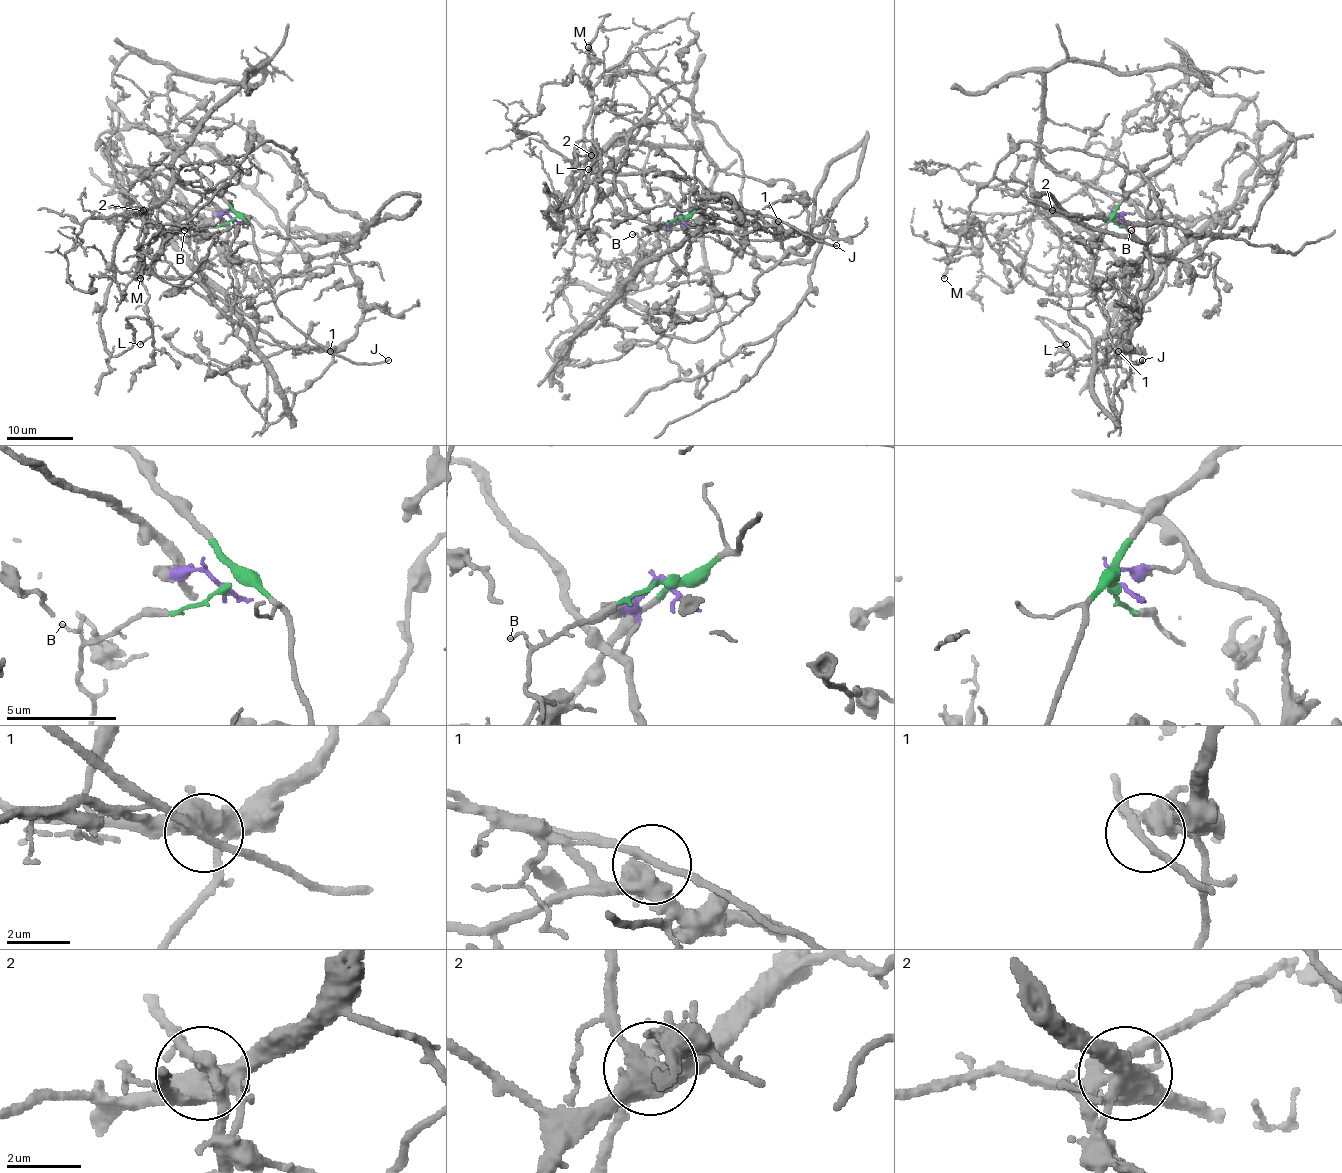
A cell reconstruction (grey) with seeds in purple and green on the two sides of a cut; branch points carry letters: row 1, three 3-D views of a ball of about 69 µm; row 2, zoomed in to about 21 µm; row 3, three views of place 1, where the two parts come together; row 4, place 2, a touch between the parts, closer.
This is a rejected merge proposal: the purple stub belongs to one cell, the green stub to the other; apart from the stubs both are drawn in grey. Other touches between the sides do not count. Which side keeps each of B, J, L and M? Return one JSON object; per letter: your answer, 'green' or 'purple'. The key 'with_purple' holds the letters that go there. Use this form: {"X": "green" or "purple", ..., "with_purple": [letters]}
{"B": "green", "J": "green", "L": "purple", "M": "purple", "with_purple": ["L", "M"]}

